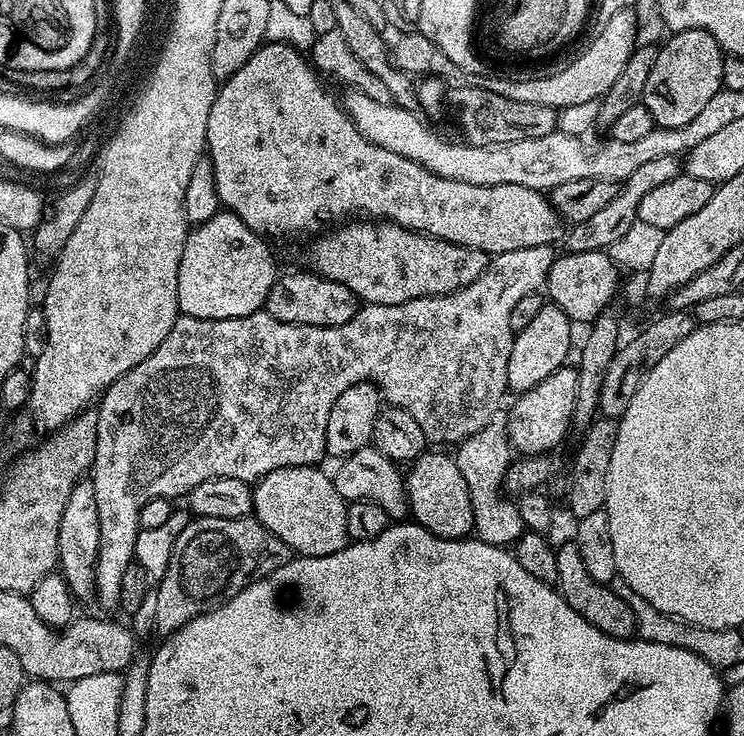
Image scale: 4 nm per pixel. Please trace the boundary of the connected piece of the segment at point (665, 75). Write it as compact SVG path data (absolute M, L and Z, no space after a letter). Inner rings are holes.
M691 28L667 37L669 40L659 45L654 67L650 69L650 78L646 78L643 103L652 115L653 125L662 128L681 128L686 126L695 116L706 107L706 102L718 94L722 84L722 66L726 53L718 46L718 42L706 30Z

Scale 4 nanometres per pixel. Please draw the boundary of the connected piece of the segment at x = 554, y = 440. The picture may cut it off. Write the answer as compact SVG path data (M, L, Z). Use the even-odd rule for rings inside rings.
M575 367L558 369L550 378L538 382L530 390L519 393L507 409L508 441L521 457L543 456L551 453L564 440L564 435L572 428L574 414L574 394L578 394L578 378Z

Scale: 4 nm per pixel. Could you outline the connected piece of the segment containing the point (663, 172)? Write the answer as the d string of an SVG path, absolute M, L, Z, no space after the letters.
M675 156L657 158L638 166L638 170L634 170L634 174L630 174L630 178L626 178L617 187L616 196L610 198L610 202L606 202L606 206L602 206L602 210L598 210L592 217L586 218L586 222L571 225L565 231L562 237L562 244L565 244L563 247L569 252L602 252L612 247L614 242L624 237L636 223L636 211L642 204L642 198L646 198L646 194L650 194L650 190L662 186L662 182L670 182L670 178L681 175L681 172L681 161Z

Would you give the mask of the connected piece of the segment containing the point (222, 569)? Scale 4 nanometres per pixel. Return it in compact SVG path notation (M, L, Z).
M255 515L242 518L189 519L186 530L178 534L170 554L170 566L158 582L157 633L171 634L186 622L204 612L219 608L234 594L246 590L254 582L269 576L274 570L286 566L294 553L282 538L270 534Z

